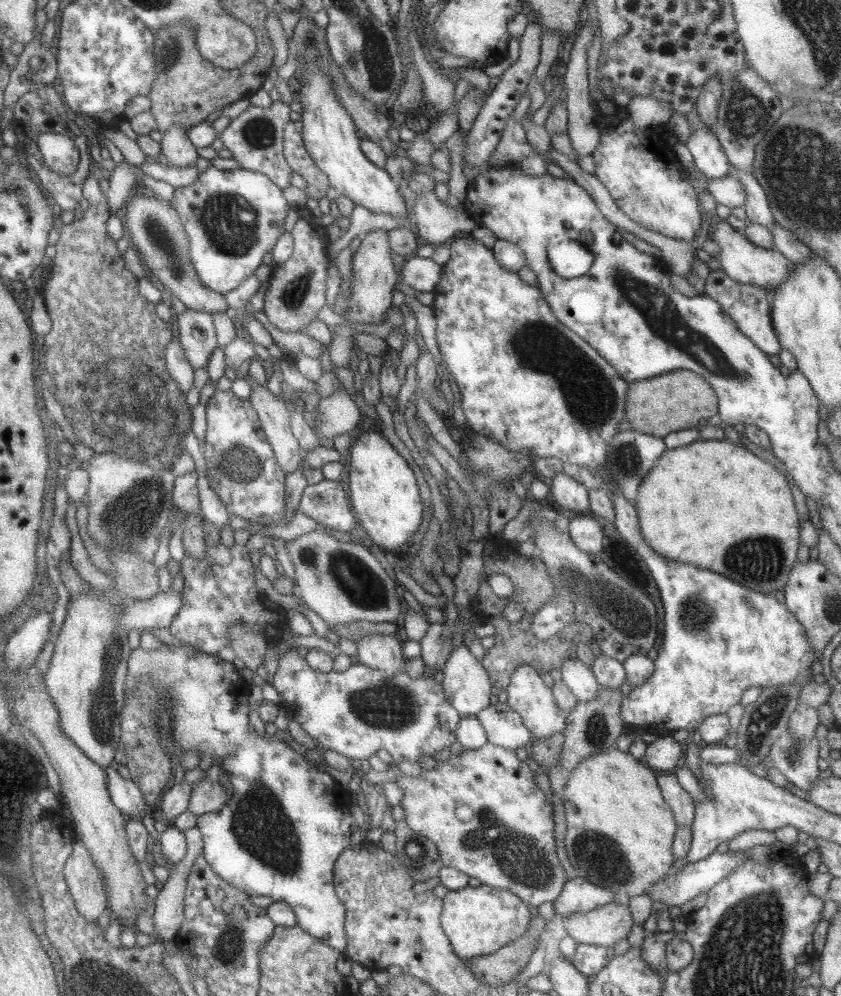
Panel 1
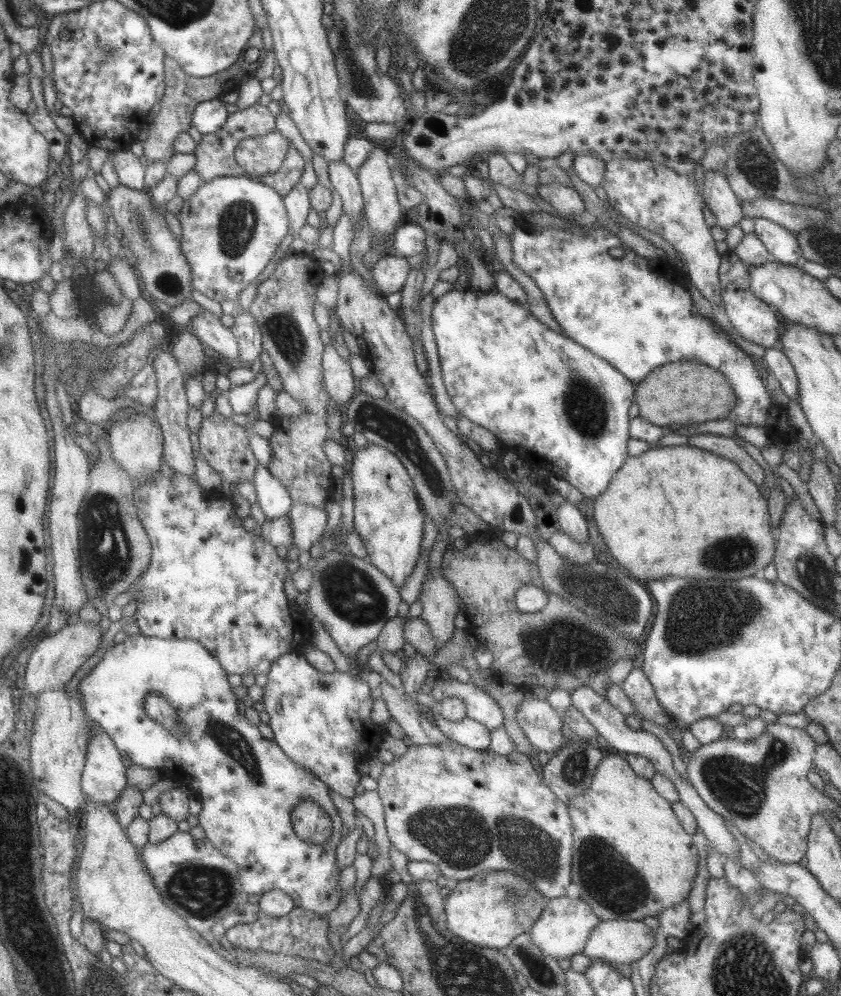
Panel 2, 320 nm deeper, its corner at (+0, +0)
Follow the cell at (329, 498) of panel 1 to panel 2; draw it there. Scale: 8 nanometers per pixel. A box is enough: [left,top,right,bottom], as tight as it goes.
[286,503,327,552]

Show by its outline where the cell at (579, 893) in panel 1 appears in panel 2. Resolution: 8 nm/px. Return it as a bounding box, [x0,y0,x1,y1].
[528,895,600,959]

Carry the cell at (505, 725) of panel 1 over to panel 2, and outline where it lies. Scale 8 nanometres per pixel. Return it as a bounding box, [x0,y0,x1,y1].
[429,677,503,731]

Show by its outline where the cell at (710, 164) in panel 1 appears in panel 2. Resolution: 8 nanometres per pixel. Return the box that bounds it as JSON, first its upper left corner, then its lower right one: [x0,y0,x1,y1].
[700,171,744,231]

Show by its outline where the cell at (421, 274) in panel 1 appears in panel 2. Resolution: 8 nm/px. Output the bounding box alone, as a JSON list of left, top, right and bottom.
[370,252,410,296]

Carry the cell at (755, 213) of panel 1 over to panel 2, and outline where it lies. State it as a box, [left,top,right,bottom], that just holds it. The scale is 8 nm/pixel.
[753,218,802,265]

